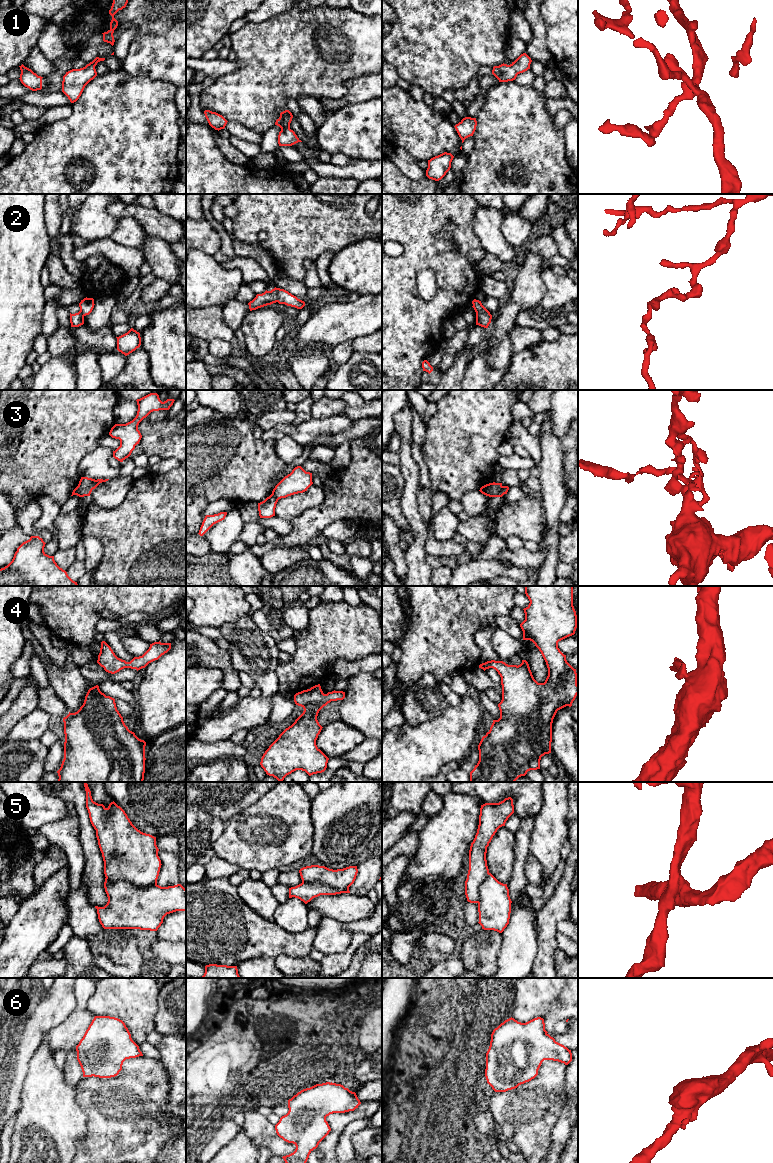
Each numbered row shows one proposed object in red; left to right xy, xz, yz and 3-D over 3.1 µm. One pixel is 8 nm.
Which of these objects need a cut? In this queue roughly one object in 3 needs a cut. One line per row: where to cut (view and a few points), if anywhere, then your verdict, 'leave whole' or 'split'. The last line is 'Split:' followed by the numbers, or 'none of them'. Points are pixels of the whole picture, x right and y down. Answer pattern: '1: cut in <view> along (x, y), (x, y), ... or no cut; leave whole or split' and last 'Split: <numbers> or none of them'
1: no cut; leave whole
2: cut in xz along (276, 288), (277, 301); split
3: cut in yz along (491, 483), (488, 495); split
4: no cut; leave whole
5: cut in xy along (106, 877), (112, 880), (125, 880), (142, 886), (156, 884); split
6: no cut; leave whole
Split: 2, 3, 5

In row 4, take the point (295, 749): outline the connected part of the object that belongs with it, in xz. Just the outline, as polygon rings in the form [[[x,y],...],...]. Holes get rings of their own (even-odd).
[[[320,684],[296,693],[294,702],[304,711],[263,754],[260,765],[266,774],[282,782],[296,770],[305,771],[309,776],[324,772],[329,758],[316,745],[323,728],[317,716],[328,703],[344,698],[343,691],[324,694]]]

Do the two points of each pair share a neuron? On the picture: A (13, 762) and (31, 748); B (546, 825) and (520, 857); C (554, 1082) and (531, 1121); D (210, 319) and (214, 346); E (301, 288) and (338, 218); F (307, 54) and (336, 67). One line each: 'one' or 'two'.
A: one
B: two
C: one
D: two
E: two
F: one

